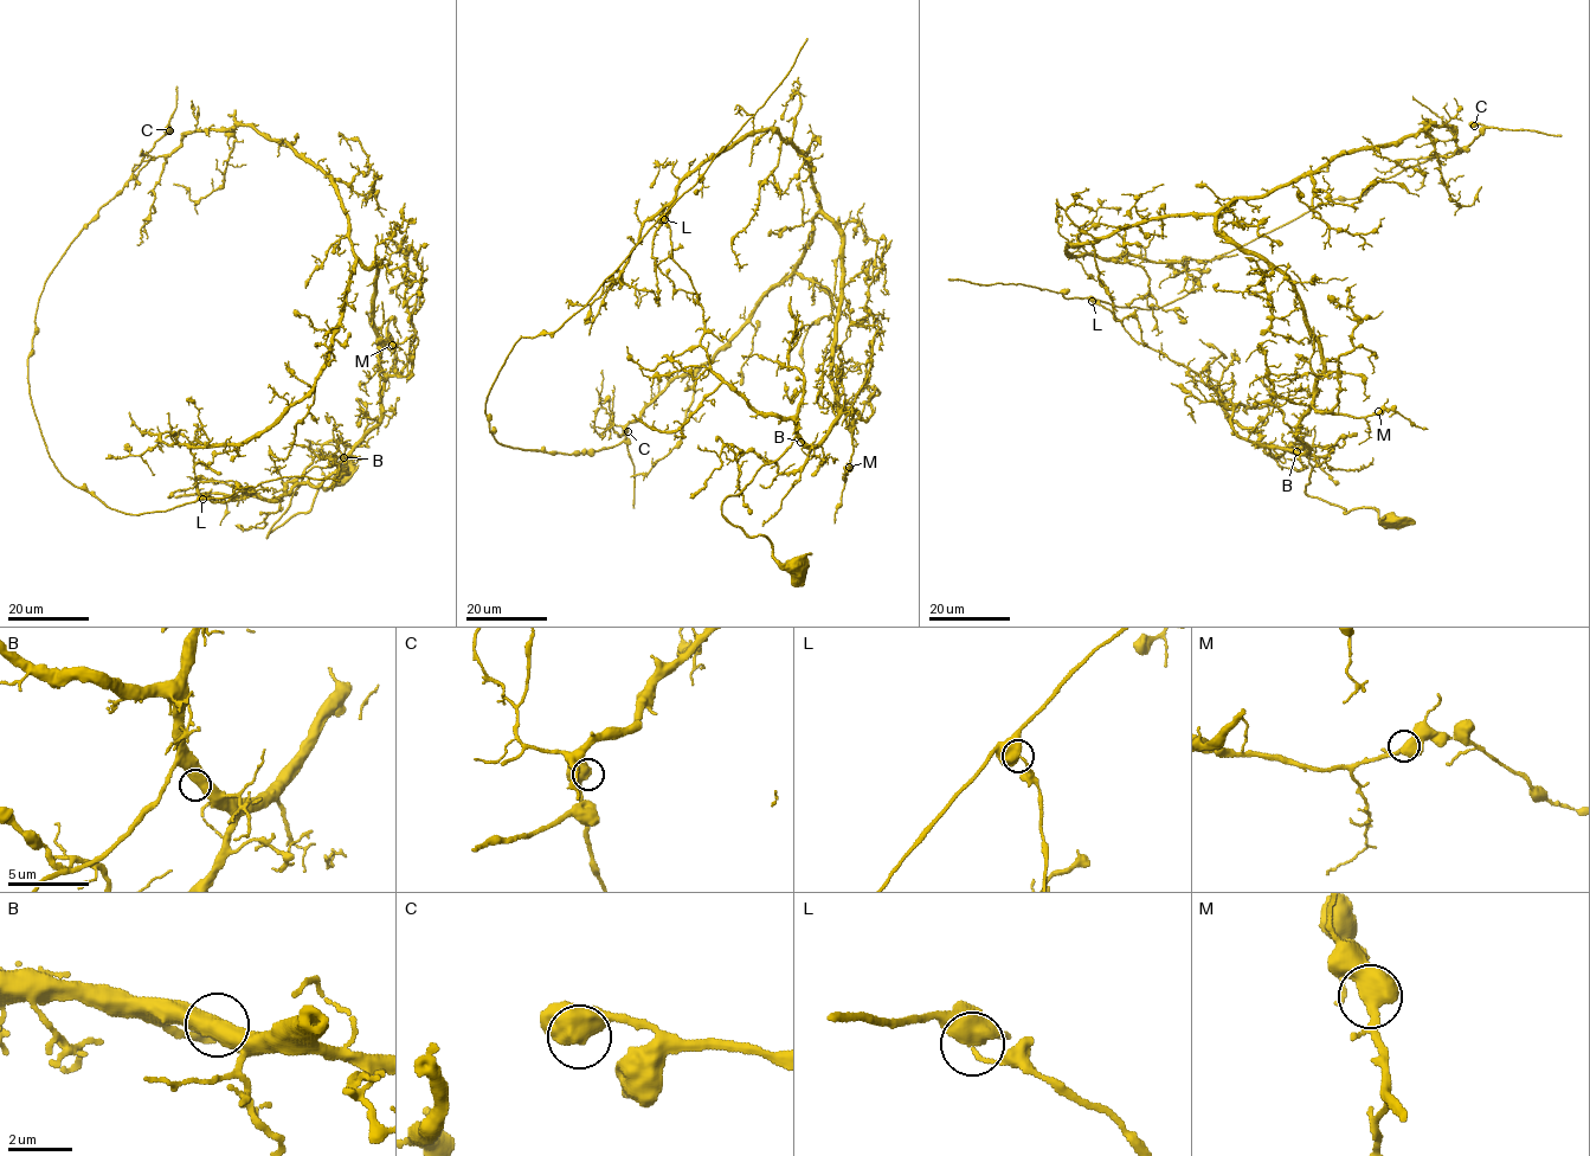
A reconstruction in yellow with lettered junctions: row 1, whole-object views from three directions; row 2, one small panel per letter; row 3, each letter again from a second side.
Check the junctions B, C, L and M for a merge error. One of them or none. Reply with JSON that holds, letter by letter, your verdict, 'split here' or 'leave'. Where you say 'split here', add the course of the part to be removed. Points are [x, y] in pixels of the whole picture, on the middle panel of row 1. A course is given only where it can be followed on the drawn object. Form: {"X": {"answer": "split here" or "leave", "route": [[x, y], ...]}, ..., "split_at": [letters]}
{"B": {"answer": "leave"}, "C": {"answer": "leave"}, "L": {"answer": "split here", "route": [[664, 219], [553, 332], [520, 339], [488, 396], [489, 430], [503, 444], [567, 455], [628, 443], [632, 507]]}, "M": {"answer": "leave"}, "split_at": ["L"]}

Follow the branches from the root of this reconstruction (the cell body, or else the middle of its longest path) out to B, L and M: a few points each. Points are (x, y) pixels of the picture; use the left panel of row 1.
B: (343, 470), (330, 487), (319, 485), (309, 511), (297, 512), (266, 537), (304, 474), (339, 463), (343, 457)
L: (343, 470), (266, 537), (304, 474), (338, 463), (319, 485), (274, 499), (244, 488), (203, 499)
M: (343, 470), (266, 537), (304, 474), (339, 463), (378, 422), (396, 374), (392, 345)

